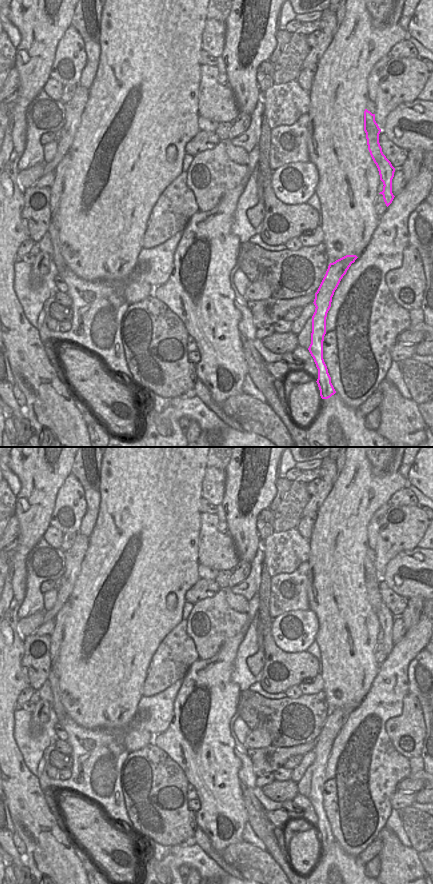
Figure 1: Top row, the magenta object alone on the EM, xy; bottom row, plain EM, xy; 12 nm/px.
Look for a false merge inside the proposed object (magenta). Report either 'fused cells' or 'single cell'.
single cell

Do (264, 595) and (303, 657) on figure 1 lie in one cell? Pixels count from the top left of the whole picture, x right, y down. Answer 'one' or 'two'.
one

